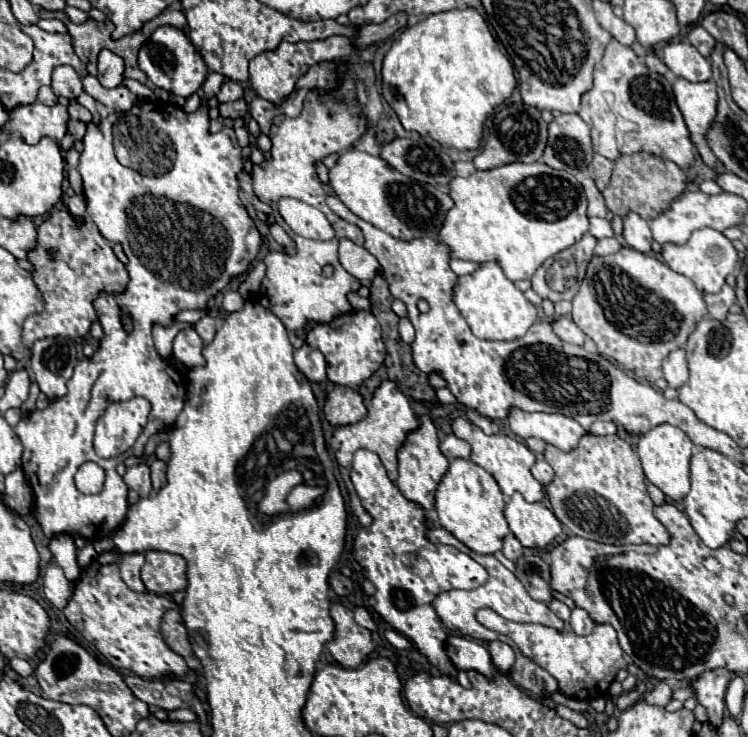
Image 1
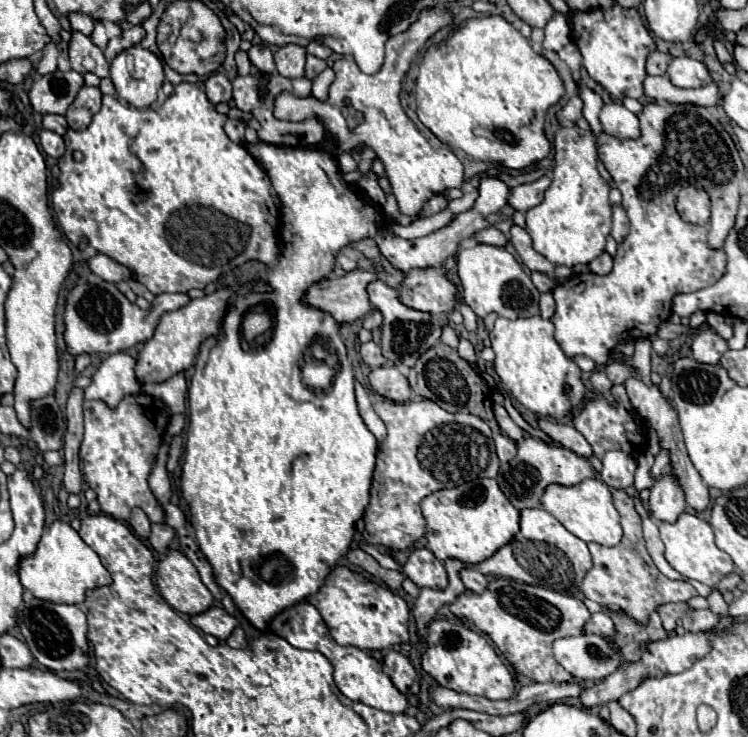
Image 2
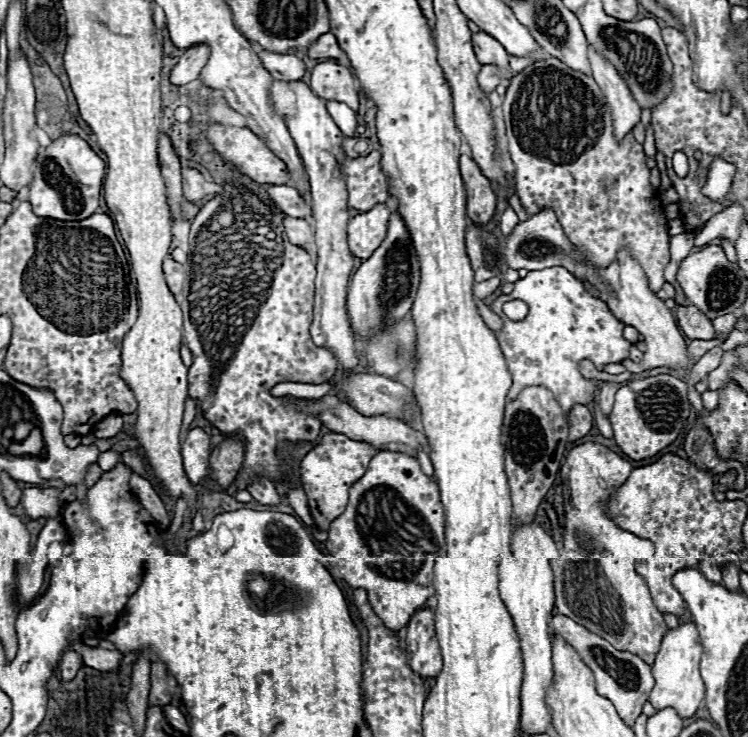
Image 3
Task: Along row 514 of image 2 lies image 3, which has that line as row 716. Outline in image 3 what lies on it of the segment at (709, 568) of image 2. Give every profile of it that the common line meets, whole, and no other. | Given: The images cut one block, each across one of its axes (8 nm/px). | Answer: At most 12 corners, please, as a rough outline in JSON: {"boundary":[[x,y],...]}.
{"boundary":[[692,622],[666,632],[650,702],[684,720],[706,698]]}

